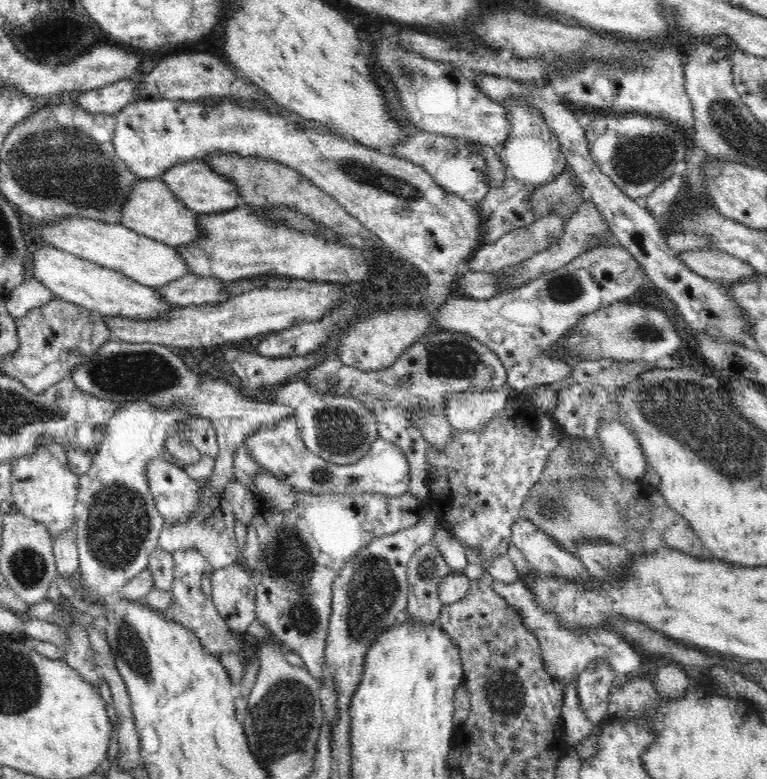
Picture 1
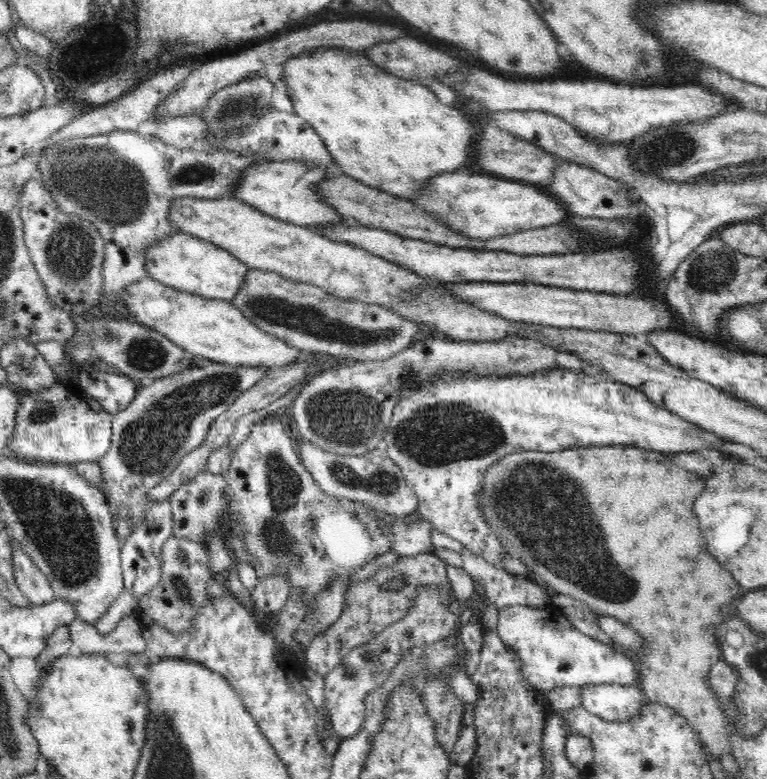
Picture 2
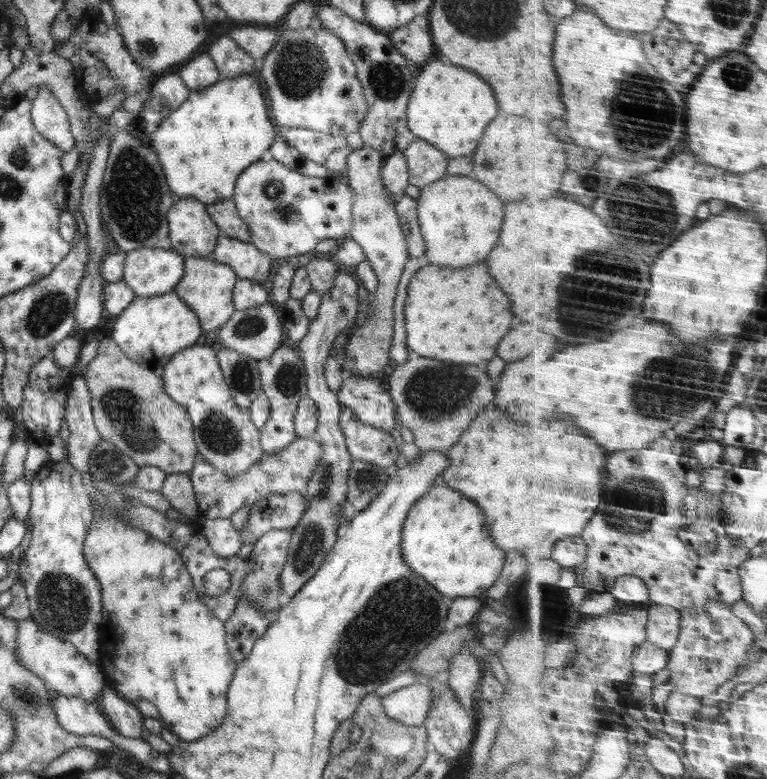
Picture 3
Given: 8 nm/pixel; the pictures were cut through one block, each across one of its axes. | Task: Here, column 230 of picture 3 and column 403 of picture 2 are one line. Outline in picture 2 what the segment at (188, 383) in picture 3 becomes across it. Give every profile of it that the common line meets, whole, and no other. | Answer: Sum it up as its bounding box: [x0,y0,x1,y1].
[383,367,722,568]

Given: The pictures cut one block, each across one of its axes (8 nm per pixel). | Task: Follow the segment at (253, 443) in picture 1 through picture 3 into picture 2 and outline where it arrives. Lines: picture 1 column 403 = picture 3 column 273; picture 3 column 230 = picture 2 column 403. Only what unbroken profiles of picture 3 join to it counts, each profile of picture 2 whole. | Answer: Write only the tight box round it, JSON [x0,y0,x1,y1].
[300,438,417,517]

